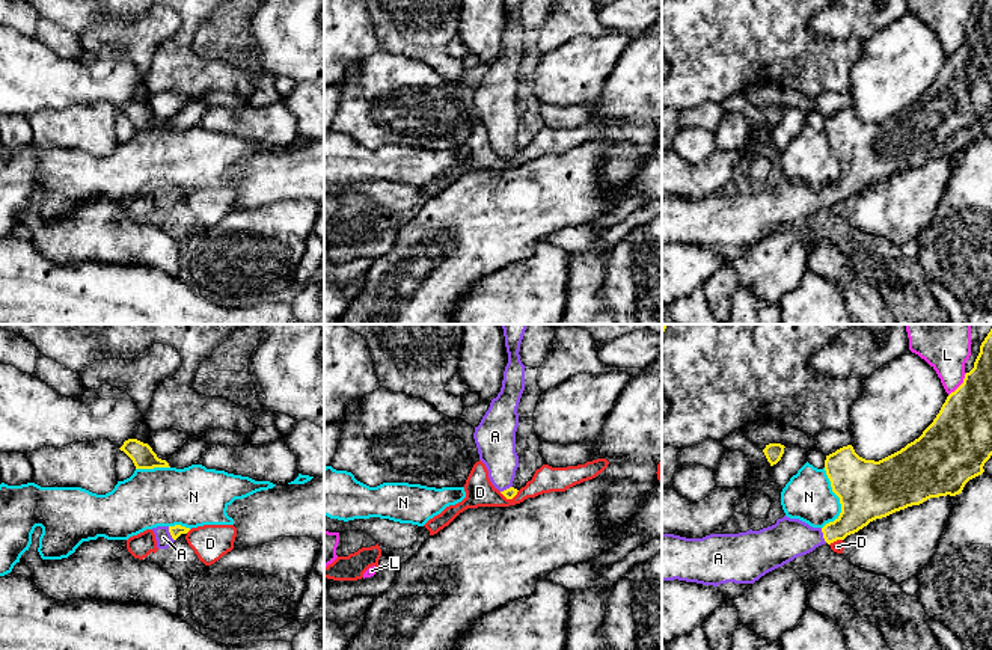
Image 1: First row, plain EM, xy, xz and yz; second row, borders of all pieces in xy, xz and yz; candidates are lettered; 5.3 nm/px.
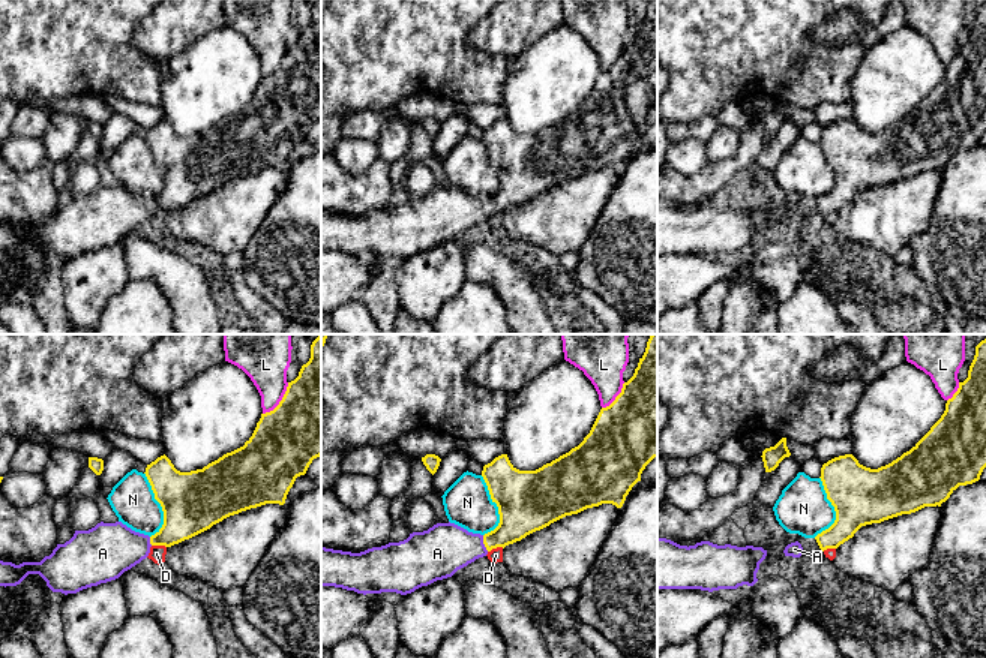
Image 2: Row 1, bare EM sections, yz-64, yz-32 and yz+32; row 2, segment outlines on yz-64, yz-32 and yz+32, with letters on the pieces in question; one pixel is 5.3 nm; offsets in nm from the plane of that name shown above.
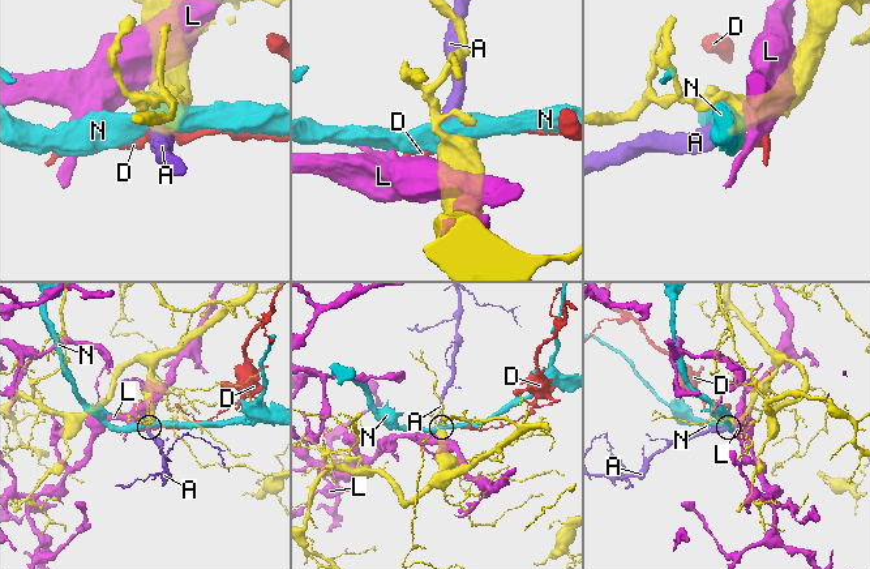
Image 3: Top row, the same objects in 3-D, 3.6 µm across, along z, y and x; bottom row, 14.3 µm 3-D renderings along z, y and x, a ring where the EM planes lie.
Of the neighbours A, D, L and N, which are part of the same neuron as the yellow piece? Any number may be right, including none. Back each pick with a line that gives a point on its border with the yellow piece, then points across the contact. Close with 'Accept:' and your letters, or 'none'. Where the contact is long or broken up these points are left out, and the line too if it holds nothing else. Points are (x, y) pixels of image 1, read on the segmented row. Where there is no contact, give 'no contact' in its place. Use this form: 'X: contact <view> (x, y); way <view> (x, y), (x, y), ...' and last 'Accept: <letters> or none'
A: contact yz (823, 536); way yz (860, 505), (834, 531), (823, 536), (787, 539)
Accept: A

